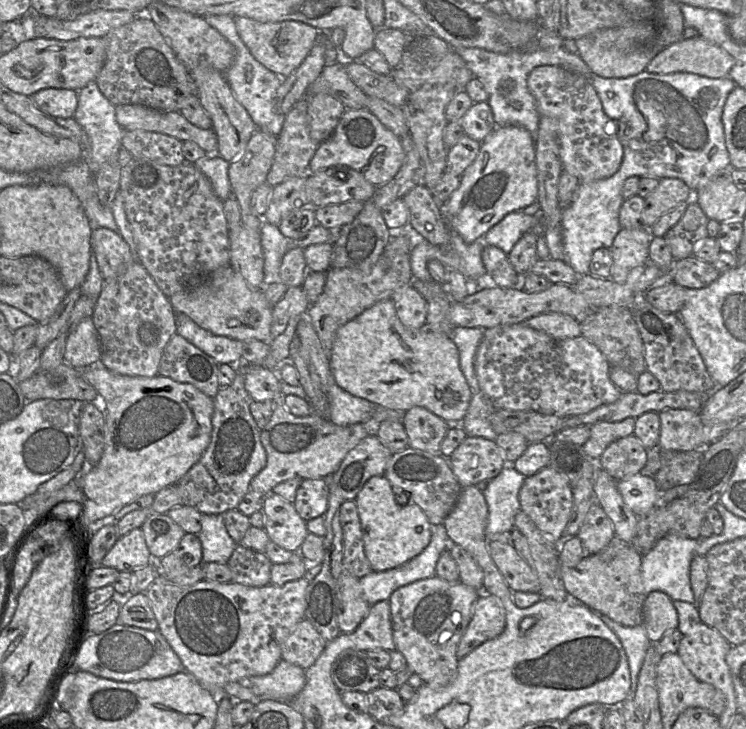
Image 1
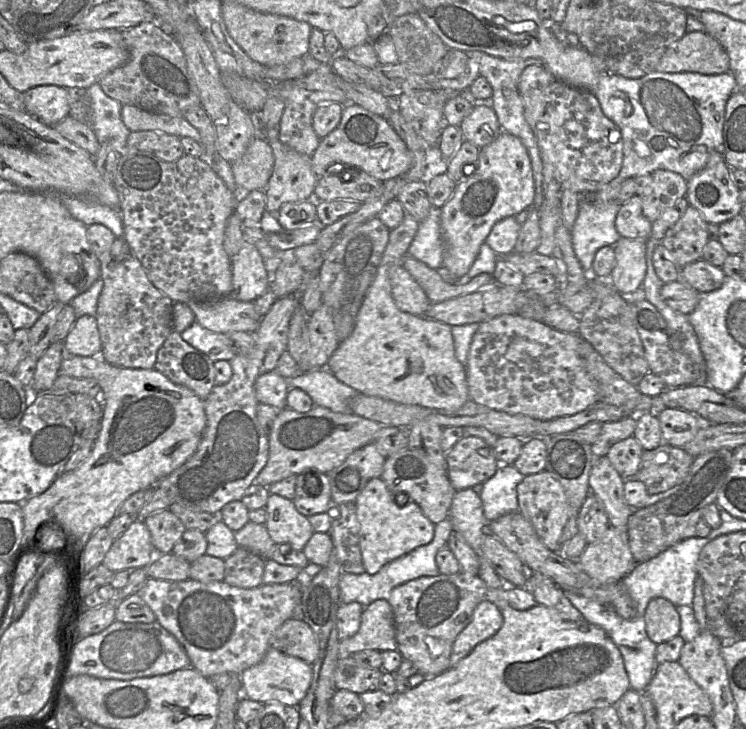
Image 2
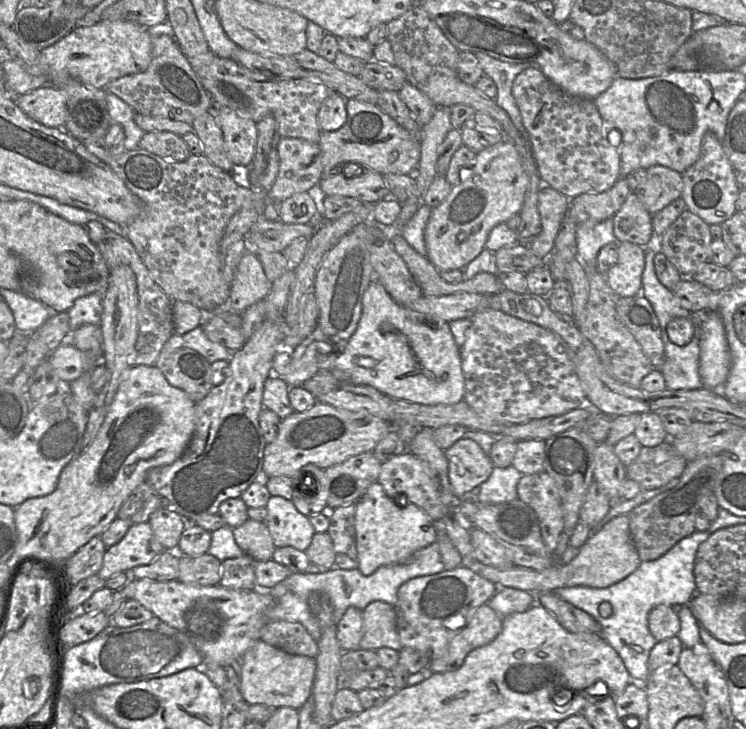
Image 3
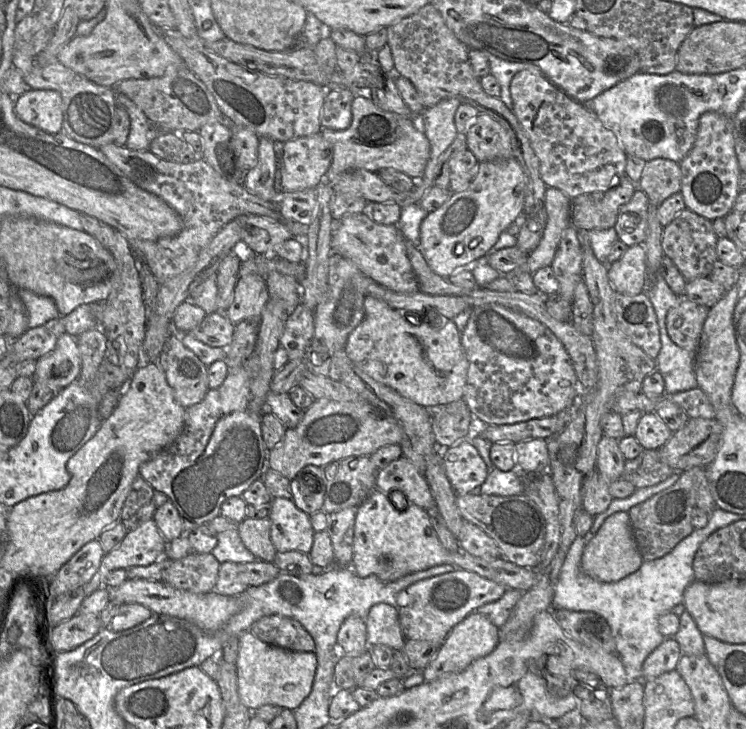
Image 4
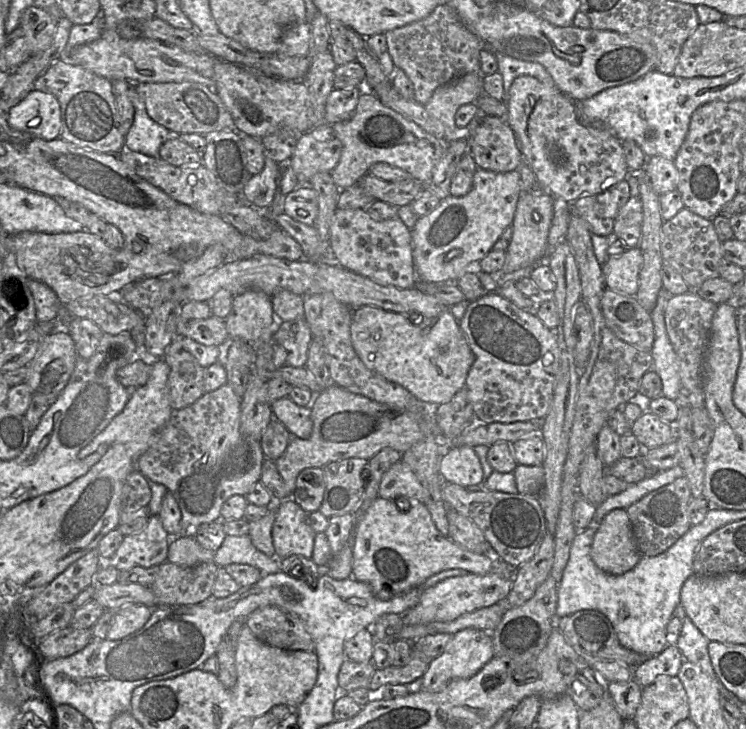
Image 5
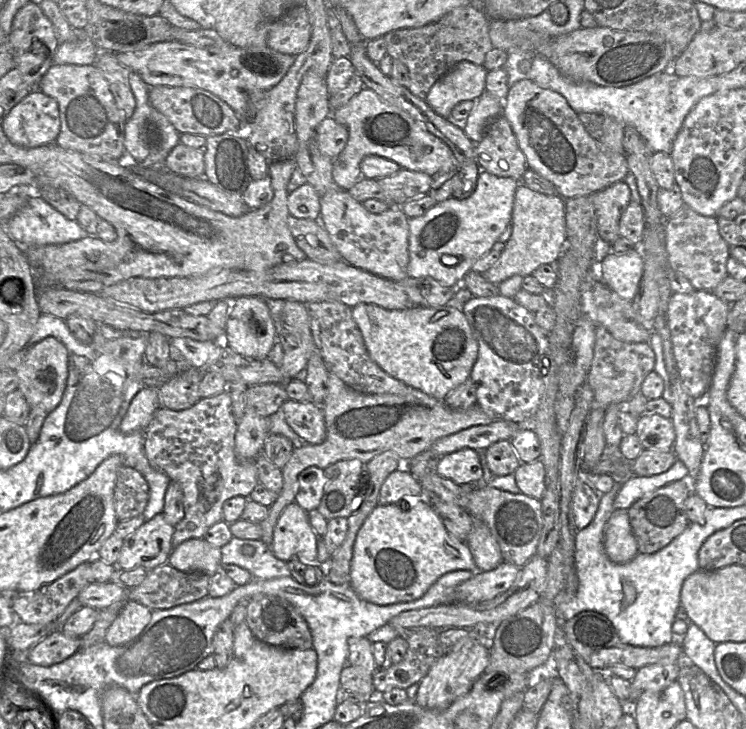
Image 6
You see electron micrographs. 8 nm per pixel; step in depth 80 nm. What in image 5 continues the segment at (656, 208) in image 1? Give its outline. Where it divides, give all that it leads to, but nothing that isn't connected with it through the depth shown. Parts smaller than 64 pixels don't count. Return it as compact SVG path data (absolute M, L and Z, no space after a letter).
M652 156L647 159L644 172L654 191L660 196L678 187L678 170L673 160Z

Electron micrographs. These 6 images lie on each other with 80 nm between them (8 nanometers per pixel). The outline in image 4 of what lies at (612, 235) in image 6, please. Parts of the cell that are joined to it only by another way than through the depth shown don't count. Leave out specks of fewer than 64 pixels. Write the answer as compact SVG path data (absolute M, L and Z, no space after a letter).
M624 177L618 185L606 192L587 193L574 198L571 200L571 224L578 231L585 232L614 227L620 207L632 198L636 188L636 184Z

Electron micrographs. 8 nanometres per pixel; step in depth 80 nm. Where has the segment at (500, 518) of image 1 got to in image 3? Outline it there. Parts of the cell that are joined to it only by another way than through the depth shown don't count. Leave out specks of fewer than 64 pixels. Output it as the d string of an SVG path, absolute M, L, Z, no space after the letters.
M513 465L506 468L494 466L489 478L479 486L477 502L481 504L498 504L515 500L518 498L517 484L522 476L523 474L513 467Z

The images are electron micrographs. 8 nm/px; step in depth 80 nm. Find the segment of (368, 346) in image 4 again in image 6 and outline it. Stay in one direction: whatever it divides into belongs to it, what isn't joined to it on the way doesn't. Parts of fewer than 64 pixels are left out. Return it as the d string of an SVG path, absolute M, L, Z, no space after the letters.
M367 303L351 309L369 356L390 376L439 400L469 379L479 346L462 309L444 305L389 310Z

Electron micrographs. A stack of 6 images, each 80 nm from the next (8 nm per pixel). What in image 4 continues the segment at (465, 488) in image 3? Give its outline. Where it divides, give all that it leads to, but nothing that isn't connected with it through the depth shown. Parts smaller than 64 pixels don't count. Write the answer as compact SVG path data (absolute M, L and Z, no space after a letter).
M469 439L441 449L441 461L457 494L478 492L489 473L489 468Z

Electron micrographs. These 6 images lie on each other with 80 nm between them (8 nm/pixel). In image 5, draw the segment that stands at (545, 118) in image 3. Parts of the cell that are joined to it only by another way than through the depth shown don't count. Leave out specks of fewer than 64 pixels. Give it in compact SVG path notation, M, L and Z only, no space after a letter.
M528 75L517 77L509 91L507 122L514 131L523 158L532 168L539 185L554 197L573 203L583 195L602 193L627 179L627 167L622 142L609 130L590 131L579 123L577 103L556 87L549 87Z

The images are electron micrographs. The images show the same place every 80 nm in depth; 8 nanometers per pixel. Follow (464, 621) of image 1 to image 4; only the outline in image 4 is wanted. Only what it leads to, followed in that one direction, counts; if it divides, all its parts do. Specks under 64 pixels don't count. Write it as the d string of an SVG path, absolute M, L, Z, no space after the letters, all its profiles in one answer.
M464 569L419 580L405 590L410 604L398 609L402 632L407 640L428 641L441 646L455 625L479 607L500 599L506 590L503 585Z

